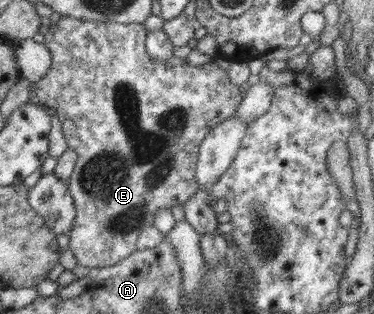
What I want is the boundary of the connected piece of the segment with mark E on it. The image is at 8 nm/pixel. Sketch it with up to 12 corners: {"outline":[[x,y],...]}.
{"outline":[[62,16],[32,97],[55,110],[79,266],[137,251],[198,194],[244,93],[152,60],[142,24]]}

